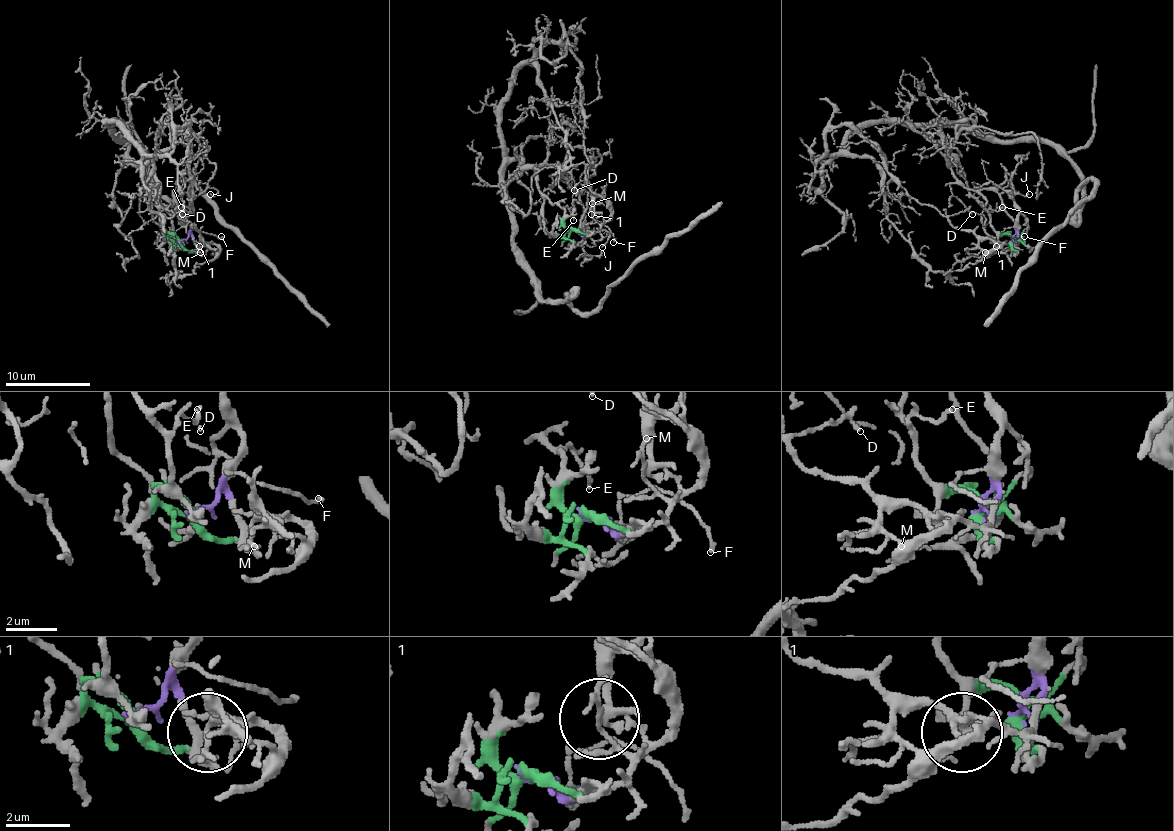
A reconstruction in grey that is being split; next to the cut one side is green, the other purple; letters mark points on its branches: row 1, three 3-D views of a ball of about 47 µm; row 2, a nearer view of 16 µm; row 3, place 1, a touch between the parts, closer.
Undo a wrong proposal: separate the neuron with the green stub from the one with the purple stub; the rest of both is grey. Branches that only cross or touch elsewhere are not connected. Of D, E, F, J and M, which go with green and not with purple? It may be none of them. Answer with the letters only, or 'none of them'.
D, E

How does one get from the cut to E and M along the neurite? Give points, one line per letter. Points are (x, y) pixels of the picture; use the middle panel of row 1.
E: (572, 229), (565, 225), (565, 206), (574, 221)
M: (572, 229), (582, 234), (599, 229), (591, 214), (593, 204)

